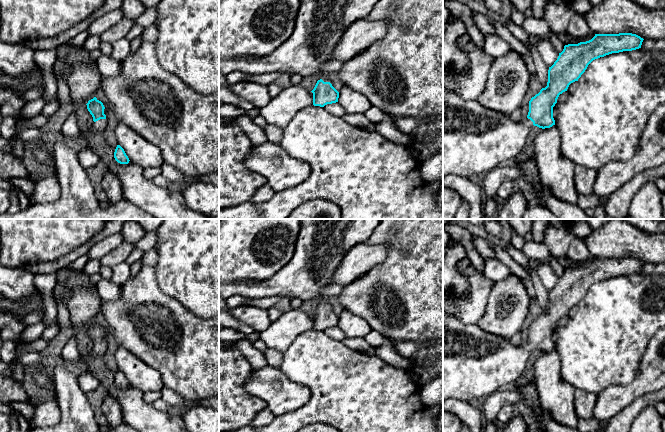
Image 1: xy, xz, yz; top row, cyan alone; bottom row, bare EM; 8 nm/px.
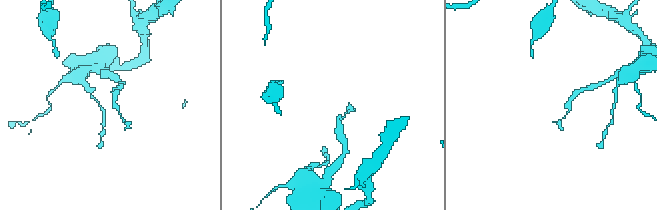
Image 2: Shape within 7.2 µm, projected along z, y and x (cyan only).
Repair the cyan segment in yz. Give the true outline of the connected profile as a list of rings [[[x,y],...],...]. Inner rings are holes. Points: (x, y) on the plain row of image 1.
[[[632,257],[595,258],[589,265],[565,269],[557,284],[549,291],[547,310],[531,322],[528,339],[519,346],[515,346],[509,340],[482,330],[477,324],[465,324],[460,319],[452,317],[443,311],[443,400],[454,398],[470,402],[475,398],[486,398],[507,384],[515,383],[525,370],[526,363],[534,350],[545,353],[555,349],[553,331],[557,327],[559,319],[567,315],[571,307],[578,305],[593,284],[612,277],[639,273],[643,264],[640,260]]]

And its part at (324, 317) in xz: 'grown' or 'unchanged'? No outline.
grown

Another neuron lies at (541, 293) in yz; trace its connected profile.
[[[524,268],[524,269],[530,276],[530,281],[533,284],[535,291],[535,297],[539,305],[542,307],[543,312],[545,312],[548,306],[549,291],[543,286],[535,270],[533,270],[532,268]]]

